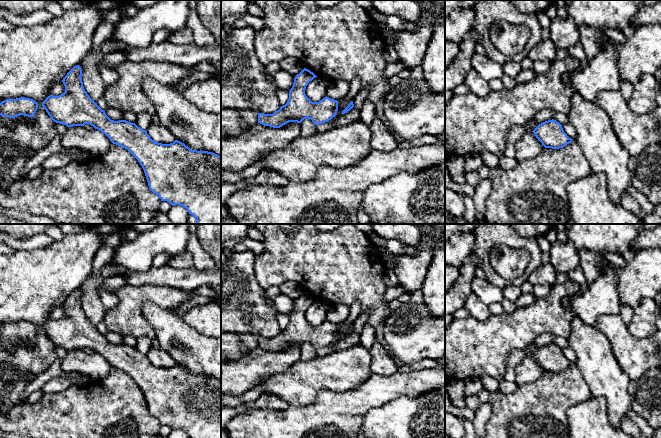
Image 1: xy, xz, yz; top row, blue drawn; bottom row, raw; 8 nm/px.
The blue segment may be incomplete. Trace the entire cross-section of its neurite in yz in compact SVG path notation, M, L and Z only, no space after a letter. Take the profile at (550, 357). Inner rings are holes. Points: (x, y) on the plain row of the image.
M554 343L539 348L532 356L545 372L559 373L572 366Z

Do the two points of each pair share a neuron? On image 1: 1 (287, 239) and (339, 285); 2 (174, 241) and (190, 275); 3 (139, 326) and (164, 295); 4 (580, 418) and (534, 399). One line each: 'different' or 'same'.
1: same
2: different
3: same
4: different

